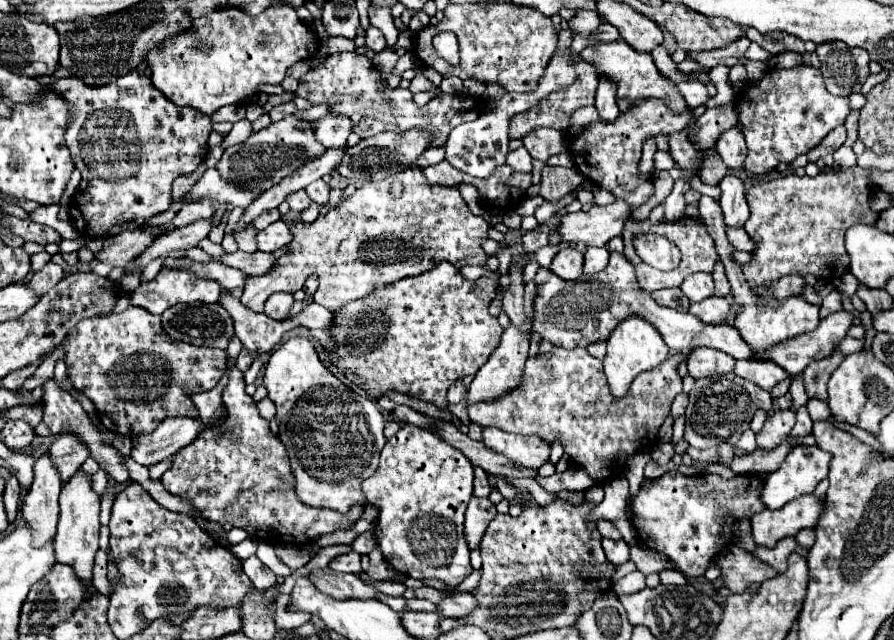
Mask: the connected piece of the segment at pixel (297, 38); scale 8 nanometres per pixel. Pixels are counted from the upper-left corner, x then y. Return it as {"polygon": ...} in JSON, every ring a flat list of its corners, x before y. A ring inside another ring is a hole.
{"polygon":[[224,7,224,9,216,9,208,13,206,17,200,17,198,21,194,21,192,29,180,35,168,37,166,43,160,43,158,47,150,51,146,61,152,71,154,87,166,99,170,99,174,105,188,105,206,115,212,115,224,105,246,101,248,97,256,93,258,85,262,83,280,85,286,75,286,69,302,59,310,59,316,53,316,49,318,49,318,39,314,37,310,27,298,19,296,11,290,7,266,9,264,13,258,15,258,27,256,27,256,19,246,15,242,9],[264,33,268,33,268,43,260,43,260,35]]}

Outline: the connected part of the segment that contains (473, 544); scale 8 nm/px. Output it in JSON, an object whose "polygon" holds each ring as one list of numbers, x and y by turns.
{"polygon":[[472,497,468,509,466,509,466,523,464,523,464,533,466,533,466,543,470,551,480,549,480,541,486,533,488,523,496,517,496,507,488,499,478,499]]}

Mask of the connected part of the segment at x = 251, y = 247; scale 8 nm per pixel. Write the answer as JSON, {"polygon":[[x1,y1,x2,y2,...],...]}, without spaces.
{"polygon":[[248,225,244,231,234,233,234,239,236,239,236,243,238,243,238,247,240,247,242,251,254,253,254,251,258,251,258,245,256,245,256,241,254,241,256,233,258,233,258,231,256,231,252,225]]}

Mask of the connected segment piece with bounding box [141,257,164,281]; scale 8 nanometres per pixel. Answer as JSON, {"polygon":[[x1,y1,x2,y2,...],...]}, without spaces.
{"polygon":[[160,257,154,261,152,261,149,265,147,265,142,272,142,281,152,280,160,271,163,265,164,257]]}

